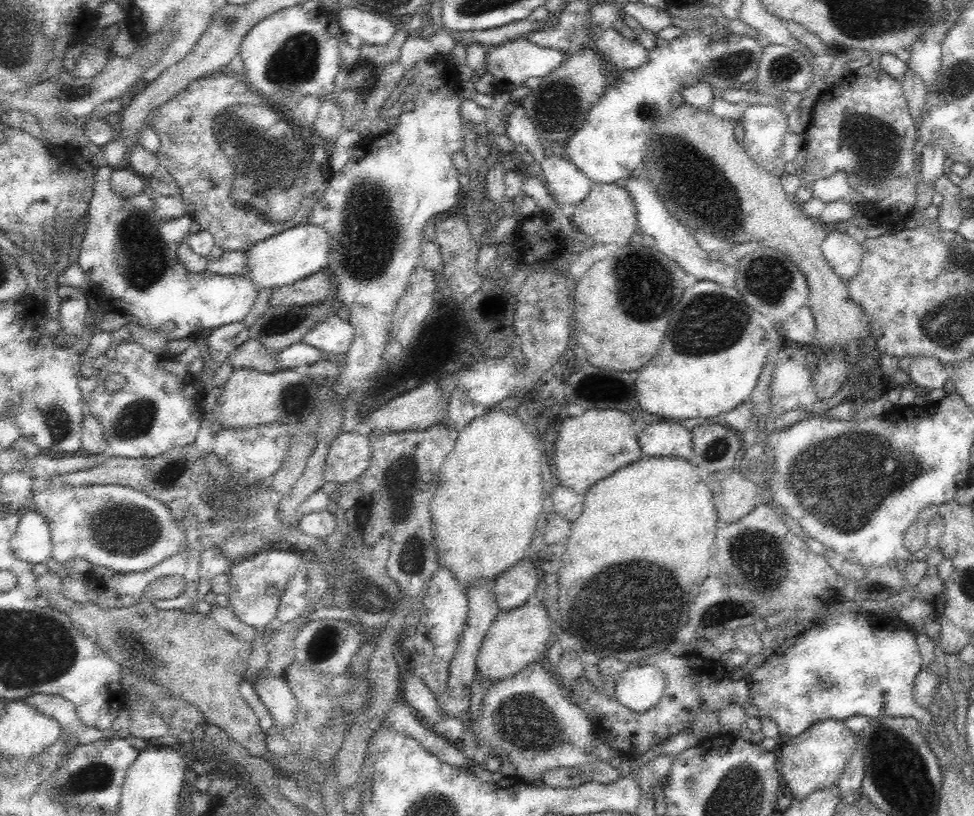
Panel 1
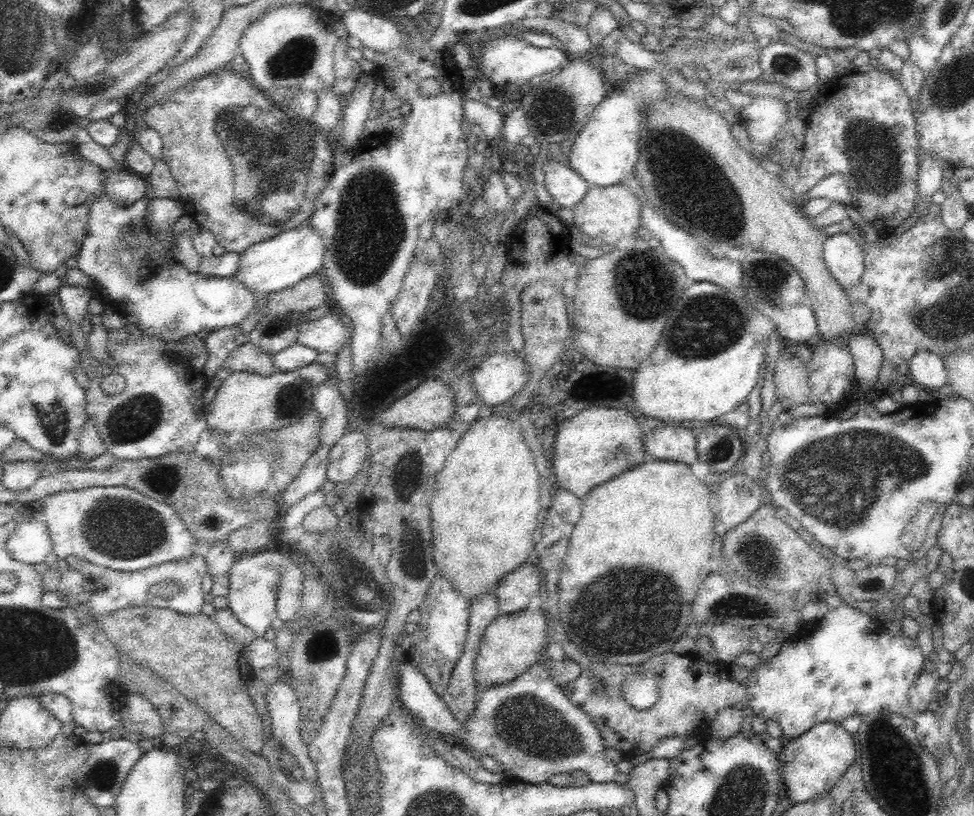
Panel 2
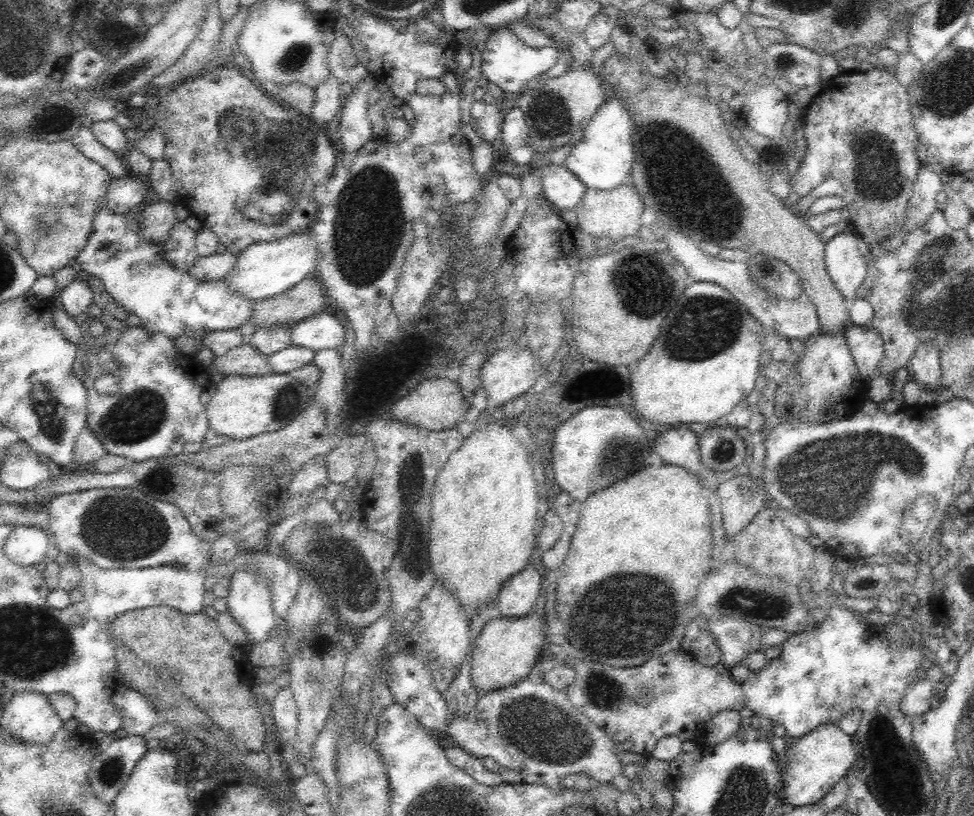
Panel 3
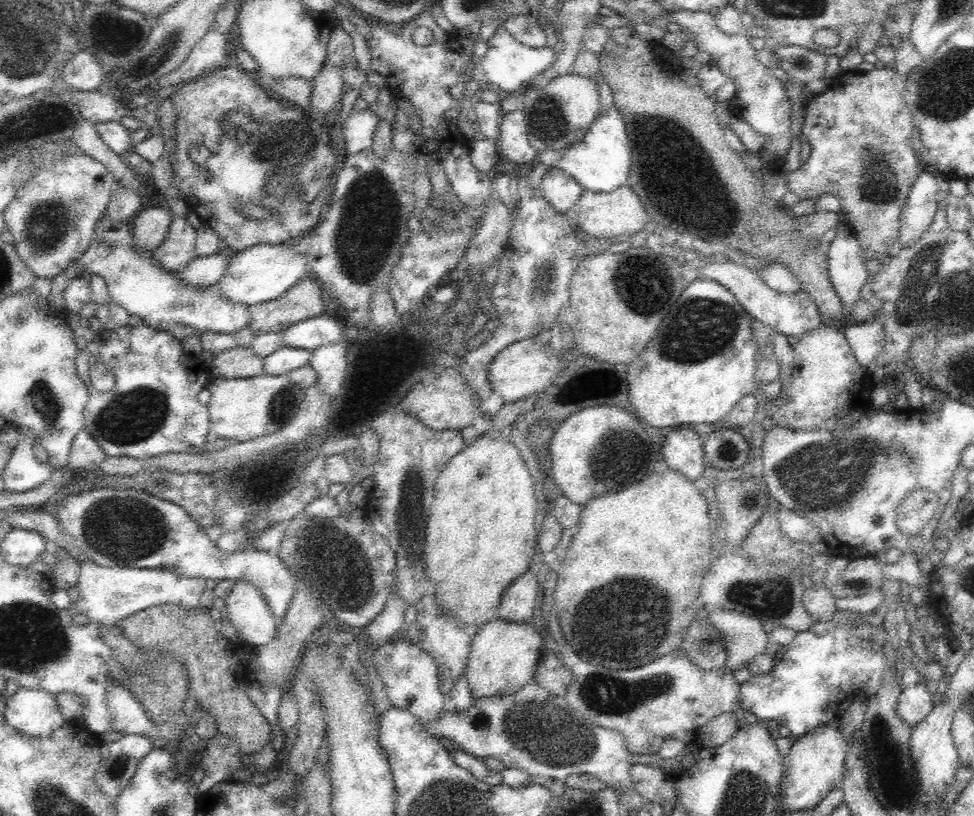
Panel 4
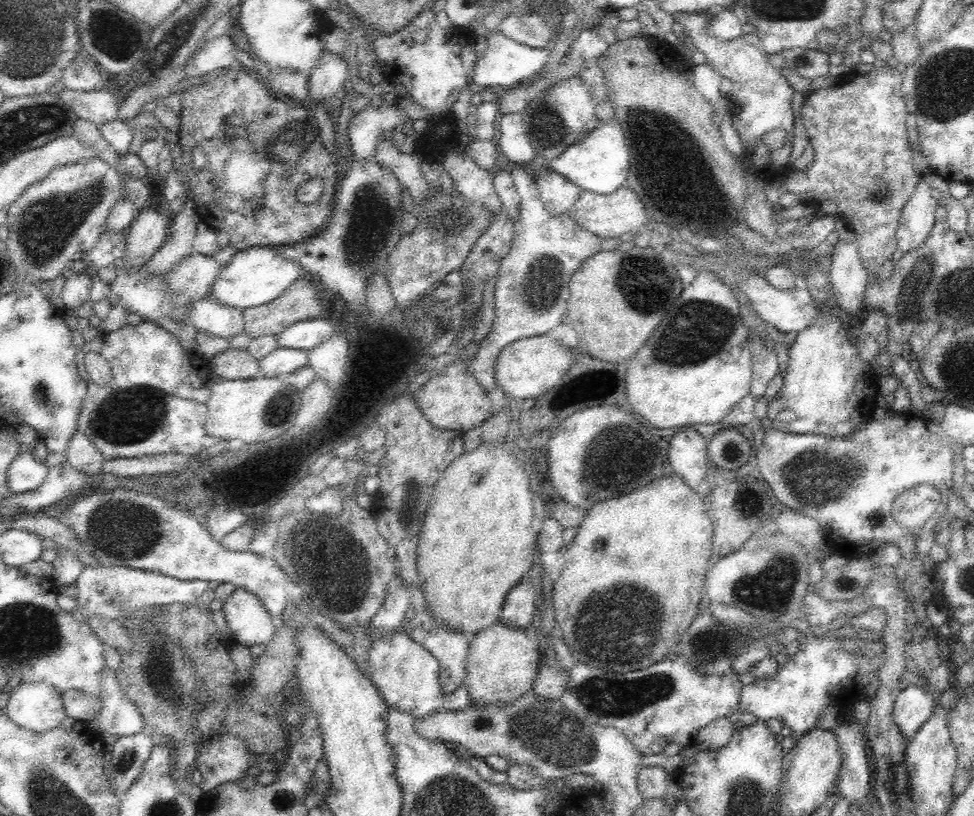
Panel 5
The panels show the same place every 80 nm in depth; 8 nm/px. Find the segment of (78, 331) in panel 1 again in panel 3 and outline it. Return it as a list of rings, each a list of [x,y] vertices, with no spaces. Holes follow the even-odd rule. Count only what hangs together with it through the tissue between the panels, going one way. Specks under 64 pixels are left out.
[[[81,274],[74,278],[60,291],[58,300],[72,318],[87,313],[88,306],[93,303],[93,290],[90,288],[86,276]]]

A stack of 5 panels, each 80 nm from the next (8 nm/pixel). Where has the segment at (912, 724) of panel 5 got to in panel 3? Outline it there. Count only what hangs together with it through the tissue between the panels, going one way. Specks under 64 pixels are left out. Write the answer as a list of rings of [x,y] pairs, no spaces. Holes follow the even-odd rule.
[[[920,674],[918,681],[908,685],[899,701],[901,711],[910,716],[918,716],[930,710],[930,700],[936,694],[937,682],[931,681],[924,674]]]

